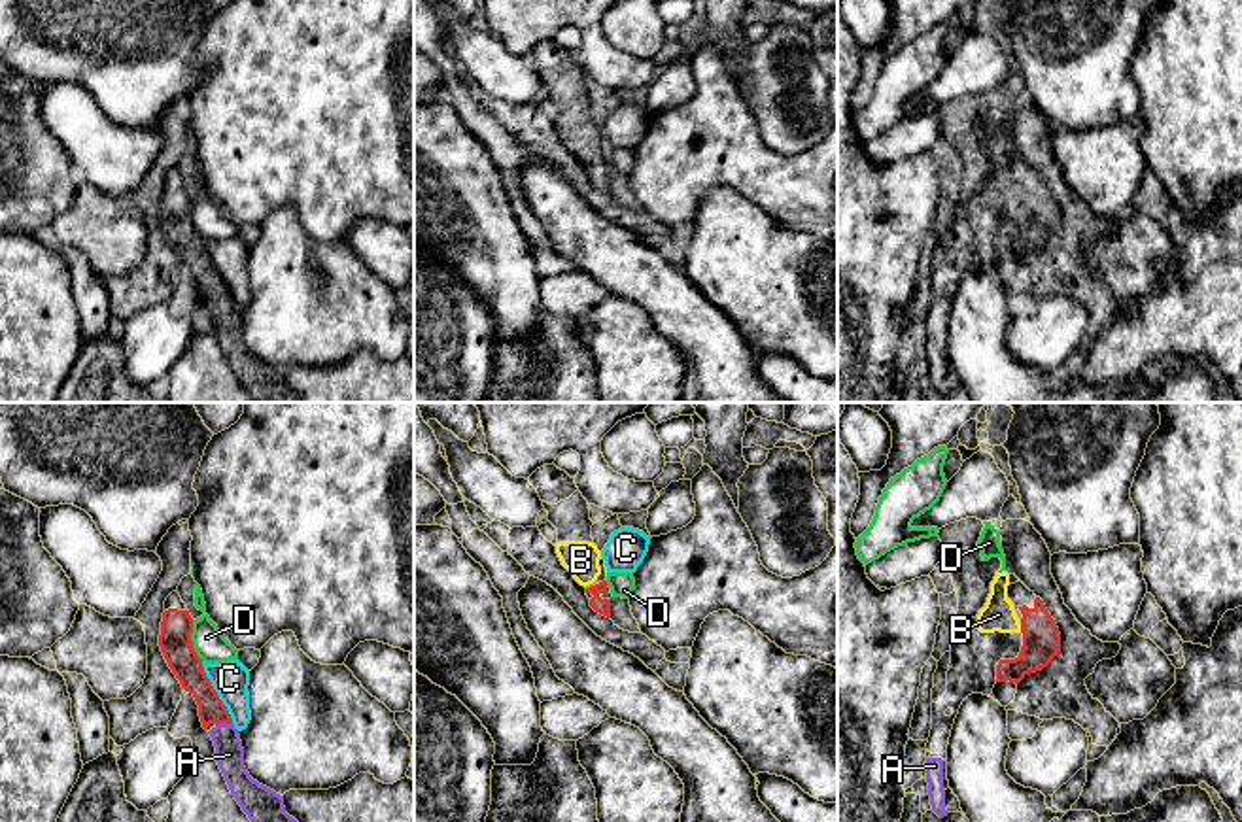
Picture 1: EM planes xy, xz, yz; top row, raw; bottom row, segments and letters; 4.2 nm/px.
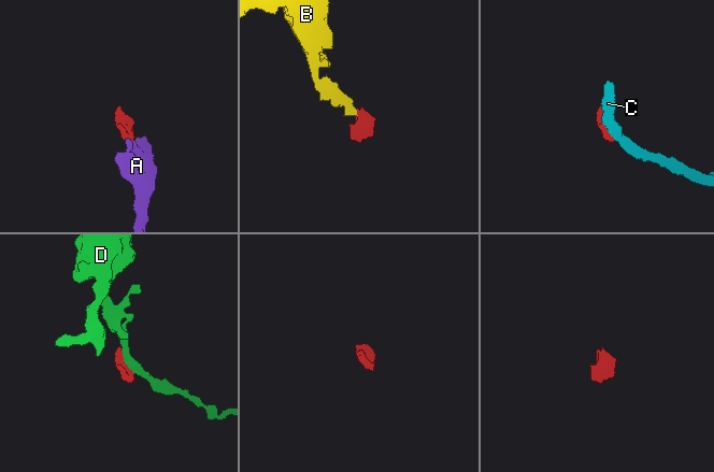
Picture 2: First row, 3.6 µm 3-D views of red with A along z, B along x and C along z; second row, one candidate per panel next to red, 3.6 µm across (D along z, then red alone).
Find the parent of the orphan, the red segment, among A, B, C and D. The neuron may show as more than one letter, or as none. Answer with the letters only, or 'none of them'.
A, B

